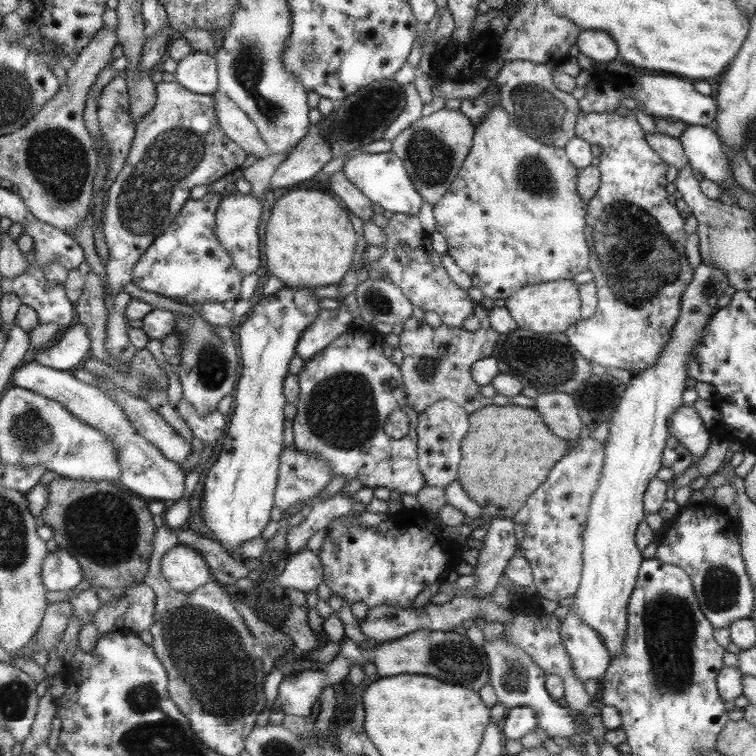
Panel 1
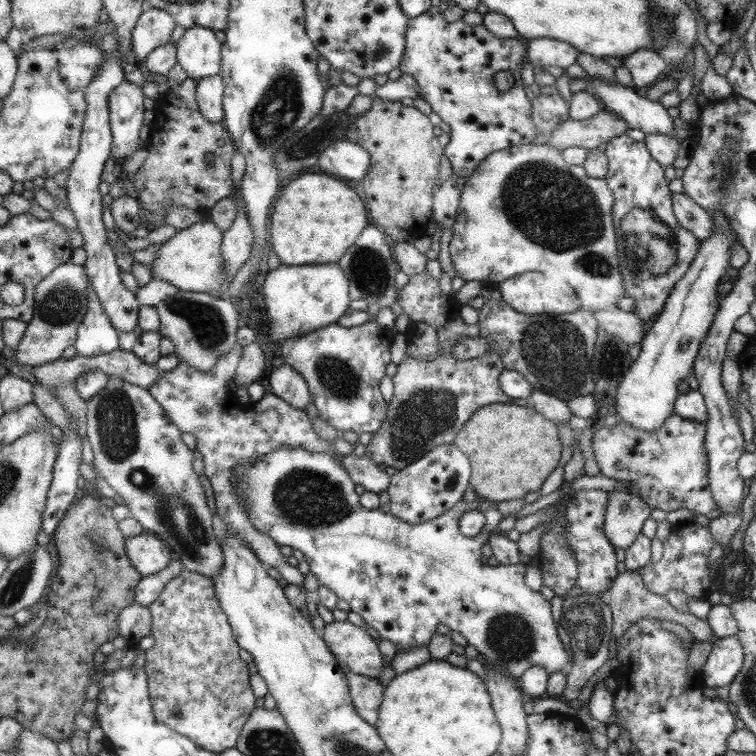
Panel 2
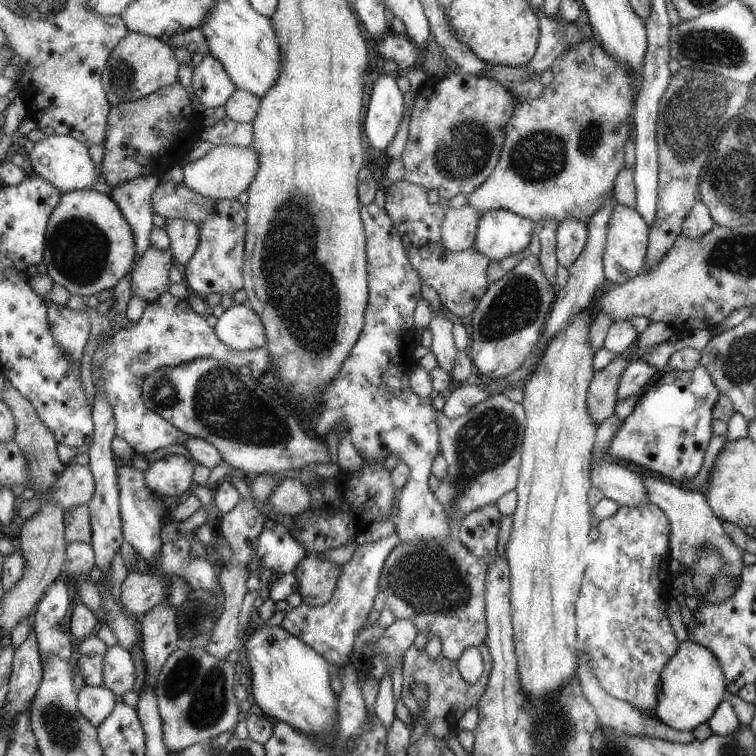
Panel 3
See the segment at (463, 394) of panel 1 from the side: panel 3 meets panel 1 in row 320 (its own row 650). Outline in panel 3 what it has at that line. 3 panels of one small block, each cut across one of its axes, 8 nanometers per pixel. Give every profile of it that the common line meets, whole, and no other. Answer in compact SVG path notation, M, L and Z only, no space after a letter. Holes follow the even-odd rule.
M415 646L407 648L403 652L403 666L401 670L401 676L403 682L401 684L401 698L400 701L407 708L411 718L417 718L417 720L423 720L425 726L427 726L427 734L431 734L431 738L439 740L443 738L445 734L451 732L458 732L458 719L462 716L463 712L470 706L476 706L481 699L483 692L486 689L486 684L489 682L487 676L489 670L493 667L493 662L489 660L487 656L487 664L483 666L483 674L479 676L476 683L467 684L465 680L462 680L461 674L458 672L458 665L455 661L447 660L443 656L438 655L435 660L431 660L424 650L417 650ZM419 684L425 688L427 692L427 698L425 702L417 700L411 692L411 688Z

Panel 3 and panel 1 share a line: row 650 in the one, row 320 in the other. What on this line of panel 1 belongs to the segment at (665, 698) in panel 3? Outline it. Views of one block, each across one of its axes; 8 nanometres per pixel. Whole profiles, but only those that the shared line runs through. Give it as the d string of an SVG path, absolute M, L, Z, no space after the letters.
M699 263L692 272L690 284L686 286L682 294L682 310L679 313L678 324L671 333L670 341L661 350L658 364L650 369L643 370L637 376L631 375L629 382L621 393L620 402L617 403L613 414L610 416L609 432L605 438L605 458L601 470L601 476L591 498L589 512L586 514L586 528L582 532L582 577L578 589L573 596L573 603L568 607L571 613L579 615L587 626L598 631L603 639L610 658L617 657L625 642L626 618L628 614L627 604L630 594L637 585L638 569L643 558L634 534L638 524L644 520L645 510L642 498L646 494L647 485L656 477L657 470L661 468L662 452L666 449L666 442L670 438L669 418L681 404L681 394L685 390L687 375L687 362L690 361L690 353L701 337L703 327L710 322L716 312L715 302L729 291L729 282L726 274L716 266Z

